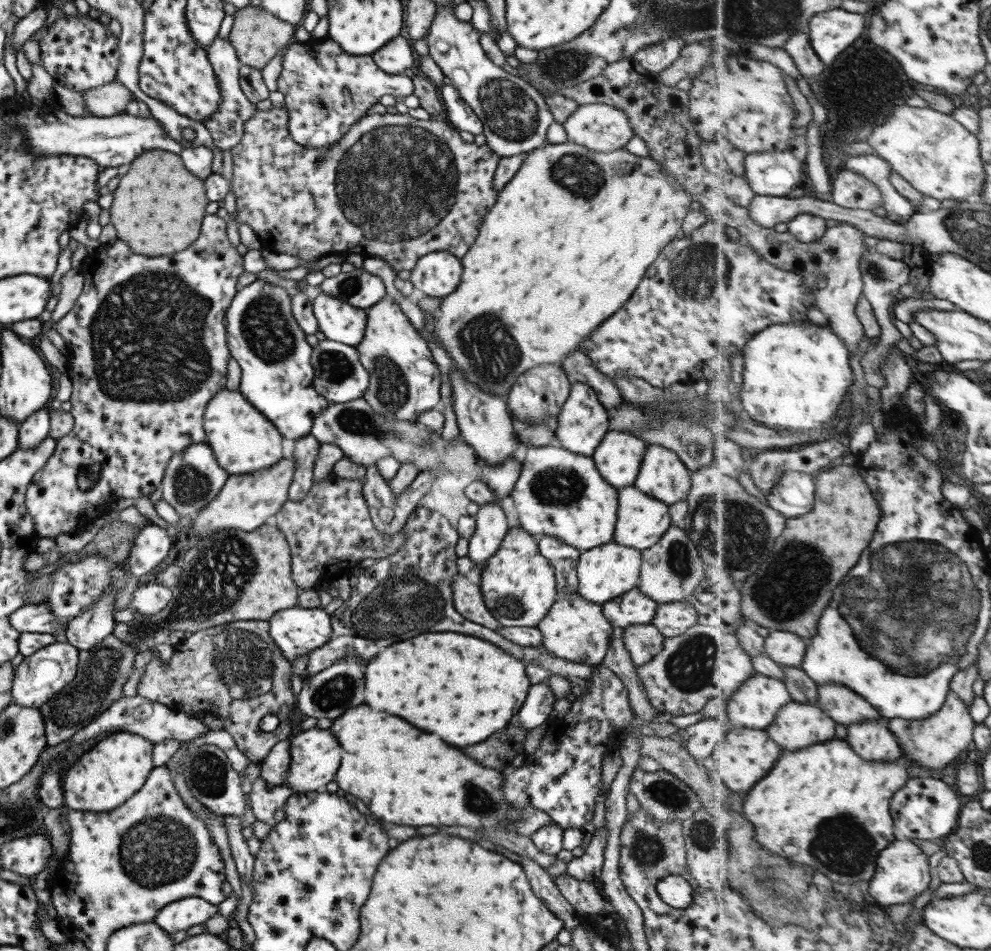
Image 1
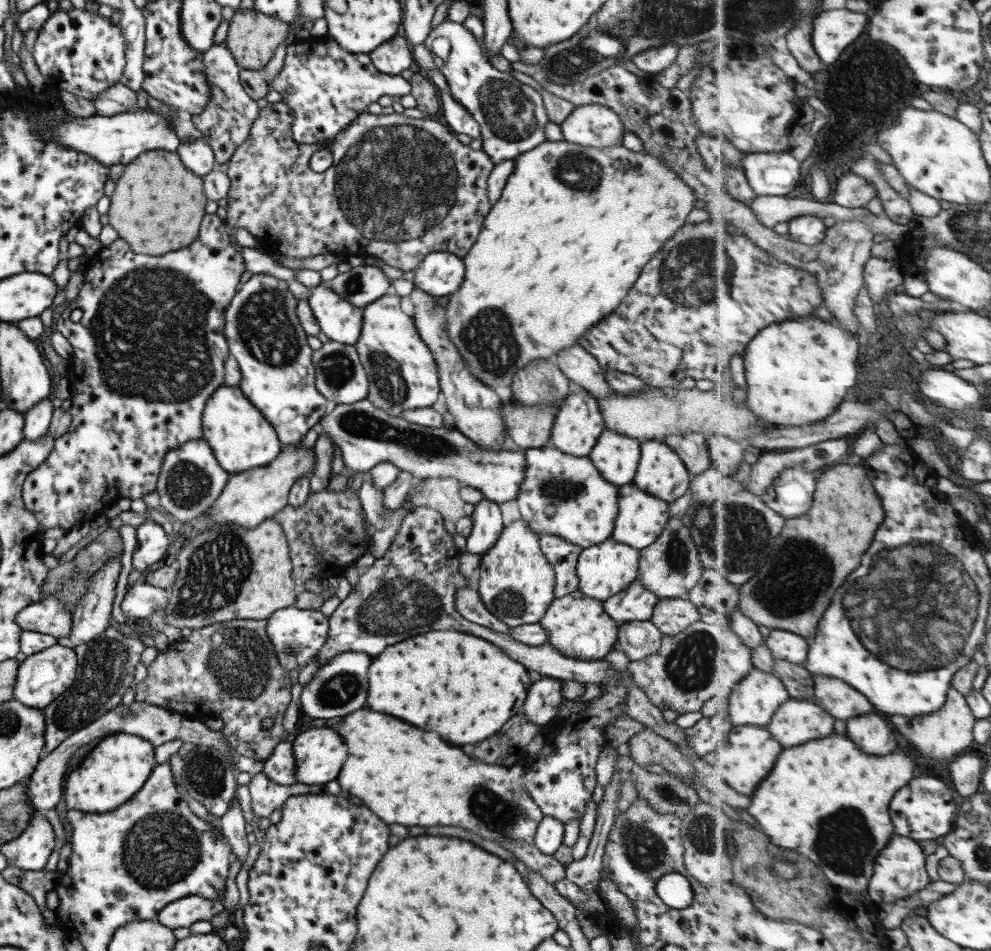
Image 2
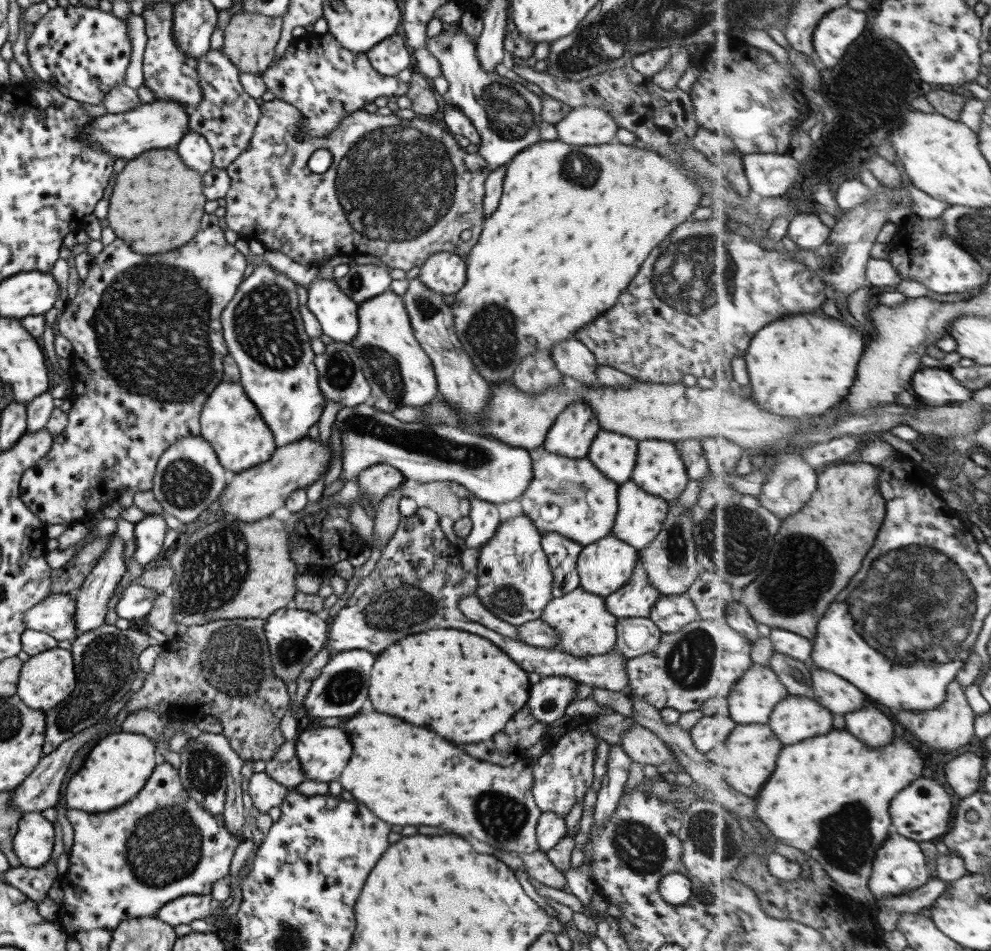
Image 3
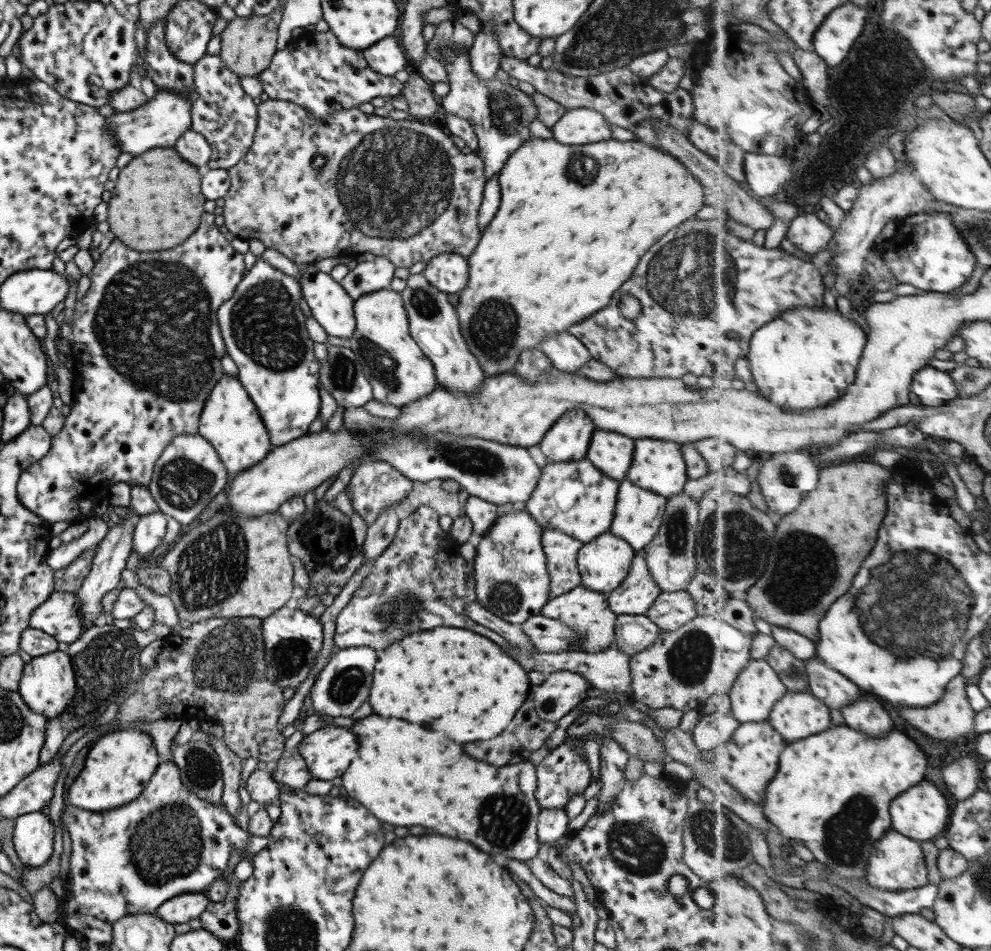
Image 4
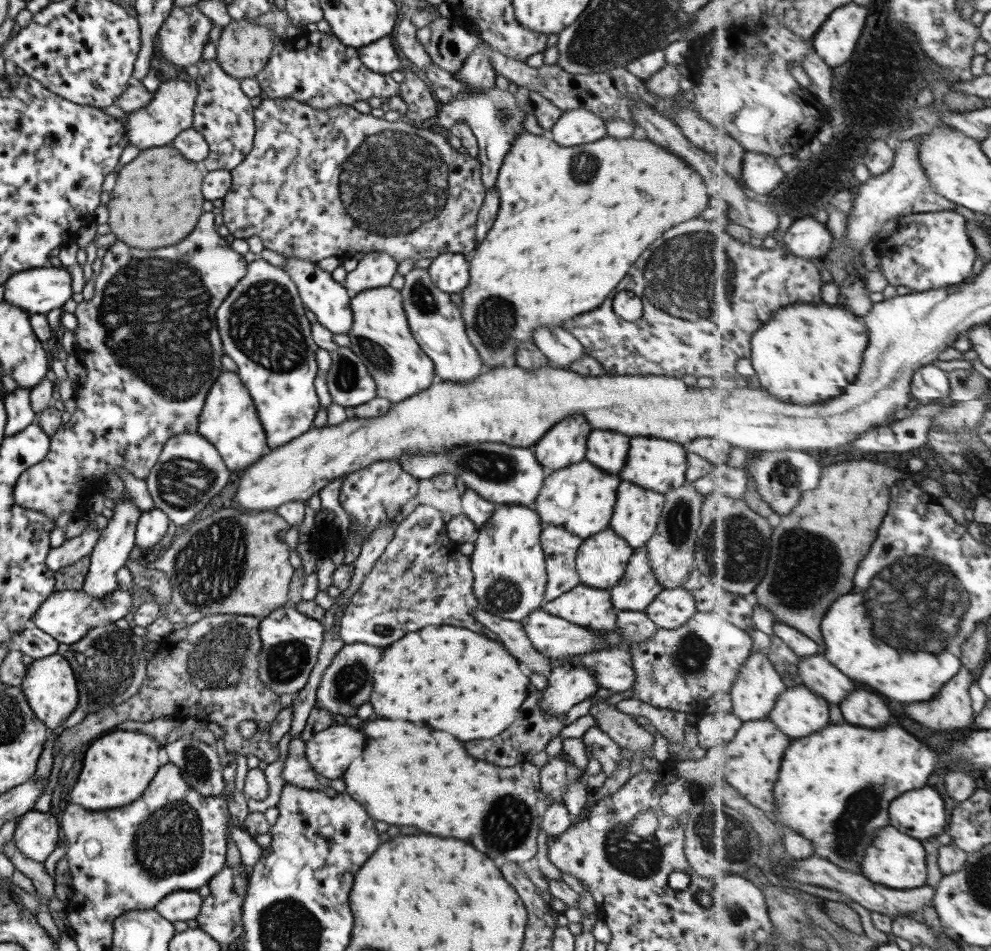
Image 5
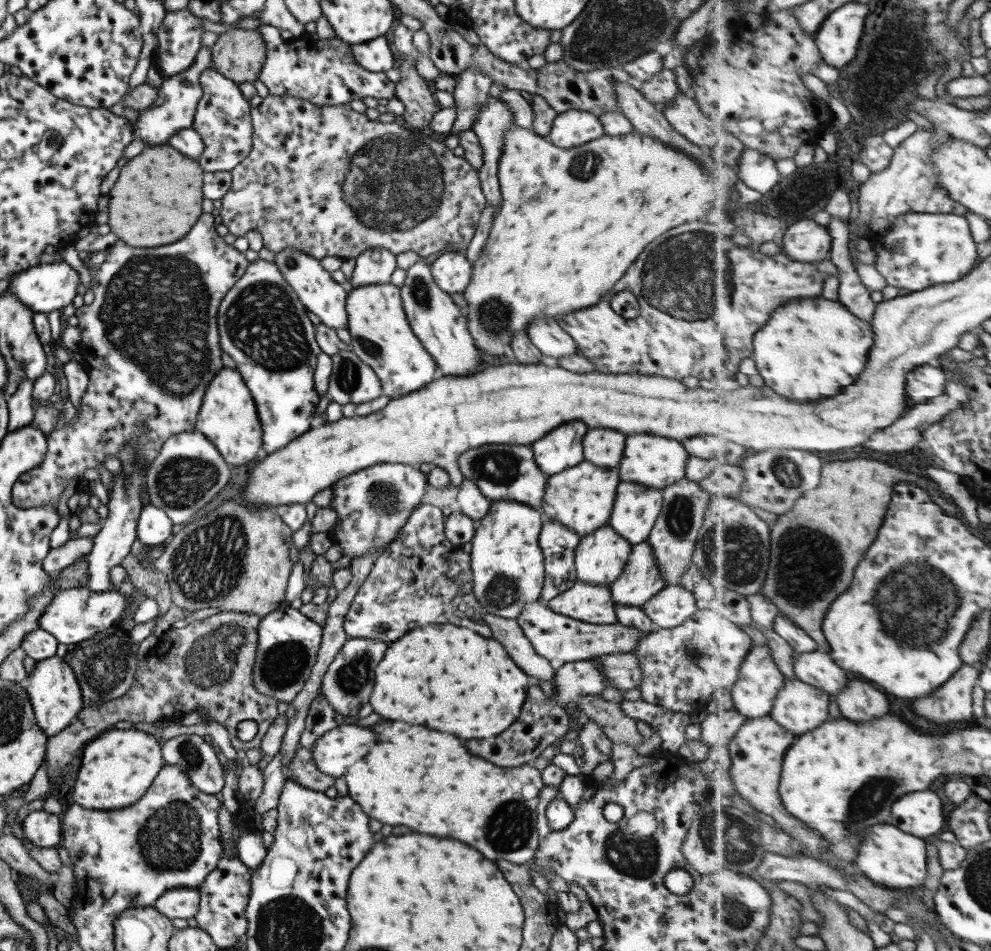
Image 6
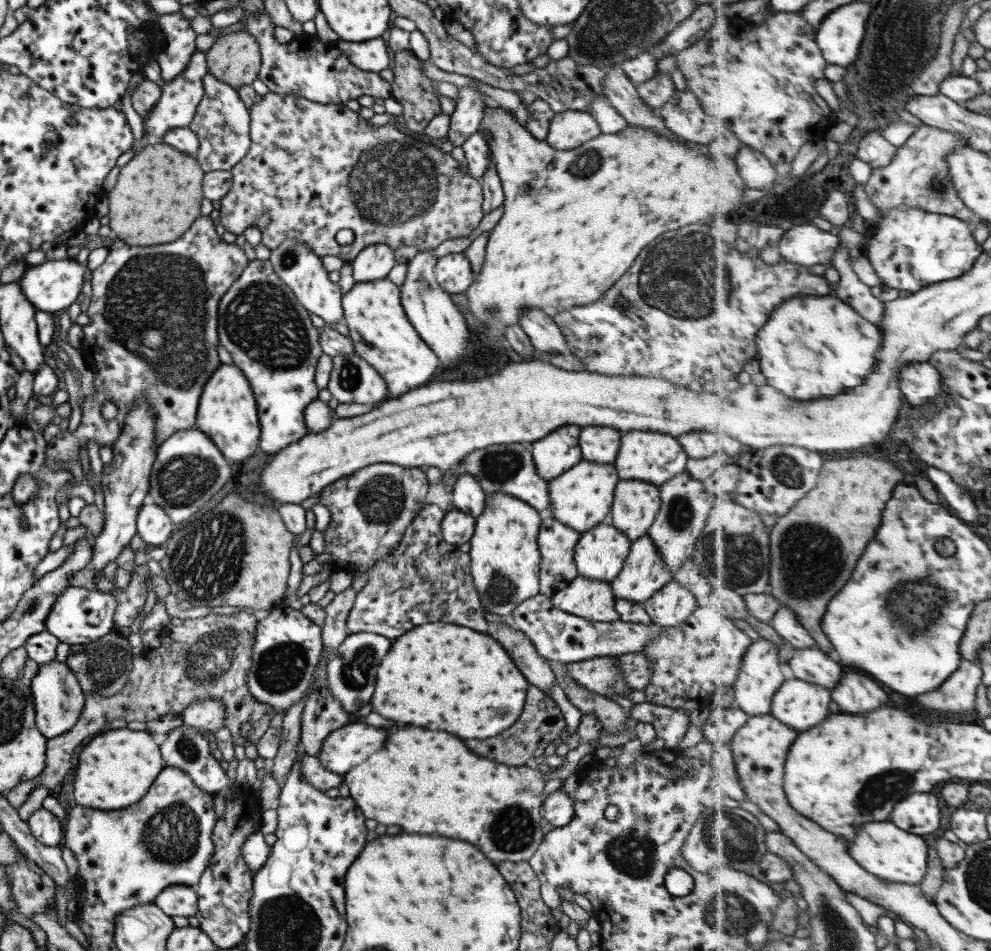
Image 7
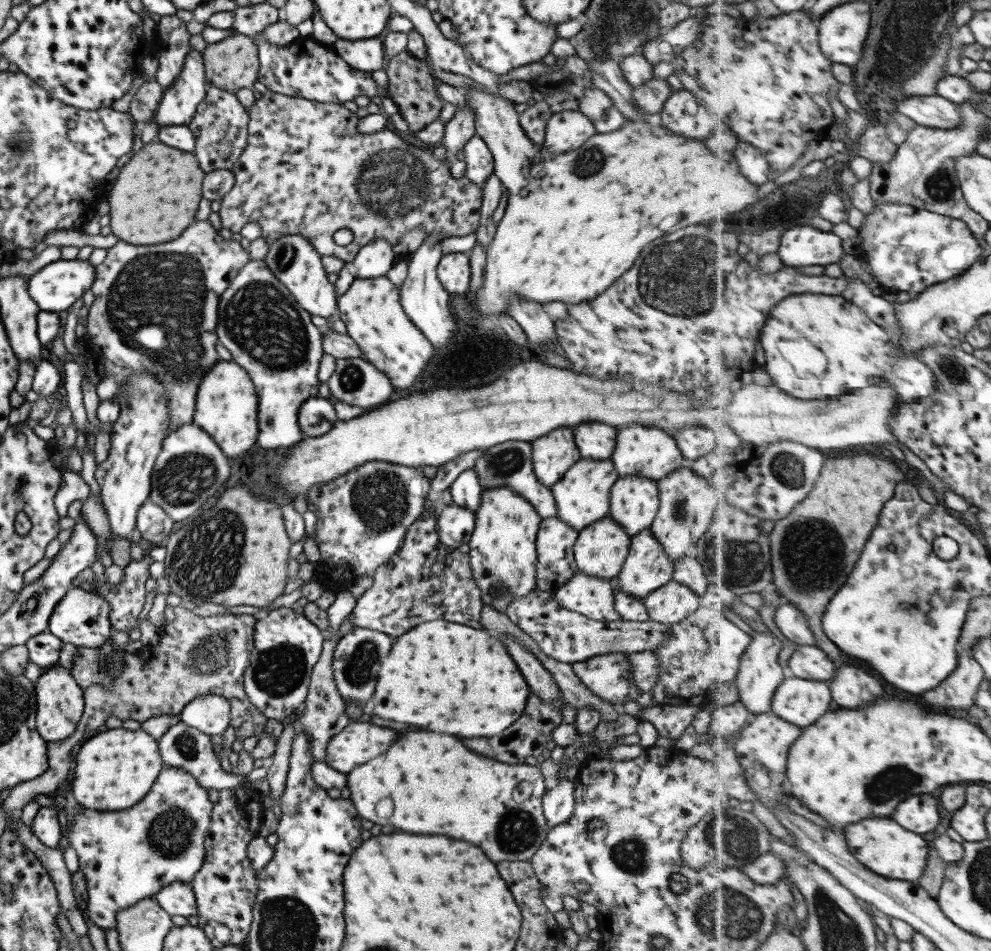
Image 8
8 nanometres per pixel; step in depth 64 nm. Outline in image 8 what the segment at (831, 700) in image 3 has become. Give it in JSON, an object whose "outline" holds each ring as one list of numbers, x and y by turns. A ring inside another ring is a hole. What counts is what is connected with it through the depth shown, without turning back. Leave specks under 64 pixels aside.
{"outline":[[798,645,788,661,795,677,827,683,837,675,837,664,818,645]]}

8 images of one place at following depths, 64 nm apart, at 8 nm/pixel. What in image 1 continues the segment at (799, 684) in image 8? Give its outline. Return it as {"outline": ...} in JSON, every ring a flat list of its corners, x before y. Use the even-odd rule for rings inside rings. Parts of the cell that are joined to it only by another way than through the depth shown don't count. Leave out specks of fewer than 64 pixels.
{"outline":[[793,700,778,712,767,732,783,750,793,752,835,739,835,726,836,720,822,708]]}

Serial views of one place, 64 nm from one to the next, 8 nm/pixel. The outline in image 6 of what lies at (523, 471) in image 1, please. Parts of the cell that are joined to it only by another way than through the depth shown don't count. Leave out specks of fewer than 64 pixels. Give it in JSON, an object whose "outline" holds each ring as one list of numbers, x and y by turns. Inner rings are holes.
{"outline":[[583,460,572,468,546,477,545,490,540,505,543,519,556,520,579,536,589,535,607,524,619,482,616,468,599,468]]}

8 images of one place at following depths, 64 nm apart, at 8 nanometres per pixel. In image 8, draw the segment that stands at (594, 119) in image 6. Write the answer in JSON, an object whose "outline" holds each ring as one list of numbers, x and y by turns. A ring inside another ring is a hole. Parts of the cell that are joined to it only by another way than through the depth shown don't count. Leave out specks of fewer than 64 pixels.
{"outline":[[562,110,547,119,542,147,551,154,561,154,579,148,597,131,593,123,581,112]]}

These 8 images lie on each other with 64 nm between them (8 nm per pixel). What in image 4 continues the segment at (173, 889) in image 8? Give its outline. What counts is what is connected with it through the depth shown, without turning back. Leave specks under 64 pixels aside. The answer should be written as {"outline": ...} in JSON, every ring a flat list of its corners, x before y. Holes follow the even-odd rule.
{"outline":[[183,893,162,902,155,913,169,924,181,924,201,915,208,902,209,898,203,893]]}

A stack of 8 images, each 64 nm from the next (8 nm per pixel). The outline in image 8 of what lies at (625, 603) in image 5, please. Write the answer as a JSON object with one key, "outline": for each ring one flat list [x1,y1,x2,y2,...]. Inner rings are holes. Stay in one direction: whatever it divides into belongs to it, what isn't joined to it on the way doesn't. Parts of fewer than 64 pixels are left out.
{"outline":[[649,529,630,537,629,550,618,575,617,586,643,600,649,592,672,579,672,562]]}

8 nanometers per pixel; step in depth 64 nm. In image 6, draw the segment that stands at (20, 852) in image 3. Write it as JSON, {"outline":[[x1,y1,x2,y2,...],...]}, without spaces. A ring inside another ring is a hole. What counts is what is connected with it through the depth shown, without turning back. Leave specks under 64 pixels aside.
{"outline":[[42,809,29,811,21,822,23,846,35,846,41,850,49,850,60,845,61,830,59,816,47,814]]}

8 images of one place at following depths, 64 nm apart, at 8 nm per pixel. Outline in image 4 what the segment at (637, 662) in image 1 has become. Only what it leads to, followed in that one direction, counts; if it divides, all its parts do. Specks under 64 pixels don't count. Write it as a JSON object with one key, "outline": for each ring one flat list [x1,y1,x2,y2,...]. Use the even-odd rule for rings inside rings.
{"outline":[[616,615,613,647,631,656,645,650,660,631,645,615]]}

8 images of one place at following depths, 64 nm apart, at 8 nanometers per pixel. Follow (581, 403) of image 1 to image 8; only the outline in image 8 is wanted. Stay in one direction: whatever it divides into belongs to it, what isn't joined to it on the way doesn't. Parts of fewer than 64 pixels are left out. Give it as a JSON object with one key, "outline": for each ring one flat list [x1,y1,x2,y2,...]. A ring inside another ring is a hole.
{"outline":[[559,427,530,442,533,474,544,487,555,484,581,458,572,432,571,427]]}

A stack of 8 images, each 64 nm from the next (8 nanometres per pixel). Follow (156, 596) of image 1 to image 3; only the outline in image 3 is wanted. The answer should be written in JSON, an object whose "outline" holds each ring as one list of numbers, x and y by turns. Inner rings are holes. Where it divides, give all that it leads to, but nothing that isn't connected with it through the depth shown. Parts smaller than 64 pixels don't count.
{"outline":[[133,581,122,590,121,597,118,599,116,604,118,618,132,622,147,615,155,602,155,597,159,595,156,590,141,586,137,581]]}

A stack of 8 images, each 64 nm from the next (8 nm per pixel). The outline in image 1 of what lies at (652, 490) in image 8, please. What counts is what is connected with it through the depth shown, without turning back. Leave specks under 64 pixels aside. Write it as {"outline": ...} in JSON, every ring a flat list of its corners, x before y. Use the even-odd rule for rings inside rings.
{"outline":[[634,485,616,489,617,510,612,541,627,548,642,551,655,544,659,537,670,527,671,521,668,506,639,492]]}

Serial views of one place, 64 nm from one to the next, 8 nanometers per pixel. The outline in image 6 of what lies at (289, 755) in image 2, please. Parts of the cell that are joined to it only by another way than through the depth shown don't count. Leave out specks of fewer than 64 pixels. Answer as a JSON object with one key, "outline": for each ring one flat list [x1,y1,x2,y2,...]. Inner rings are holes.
{"outline":[[298,744,293,758,288,766,288,778,308,789,324,792,329,786,334,786,334,779,323,774,313,762,311,753]]}

